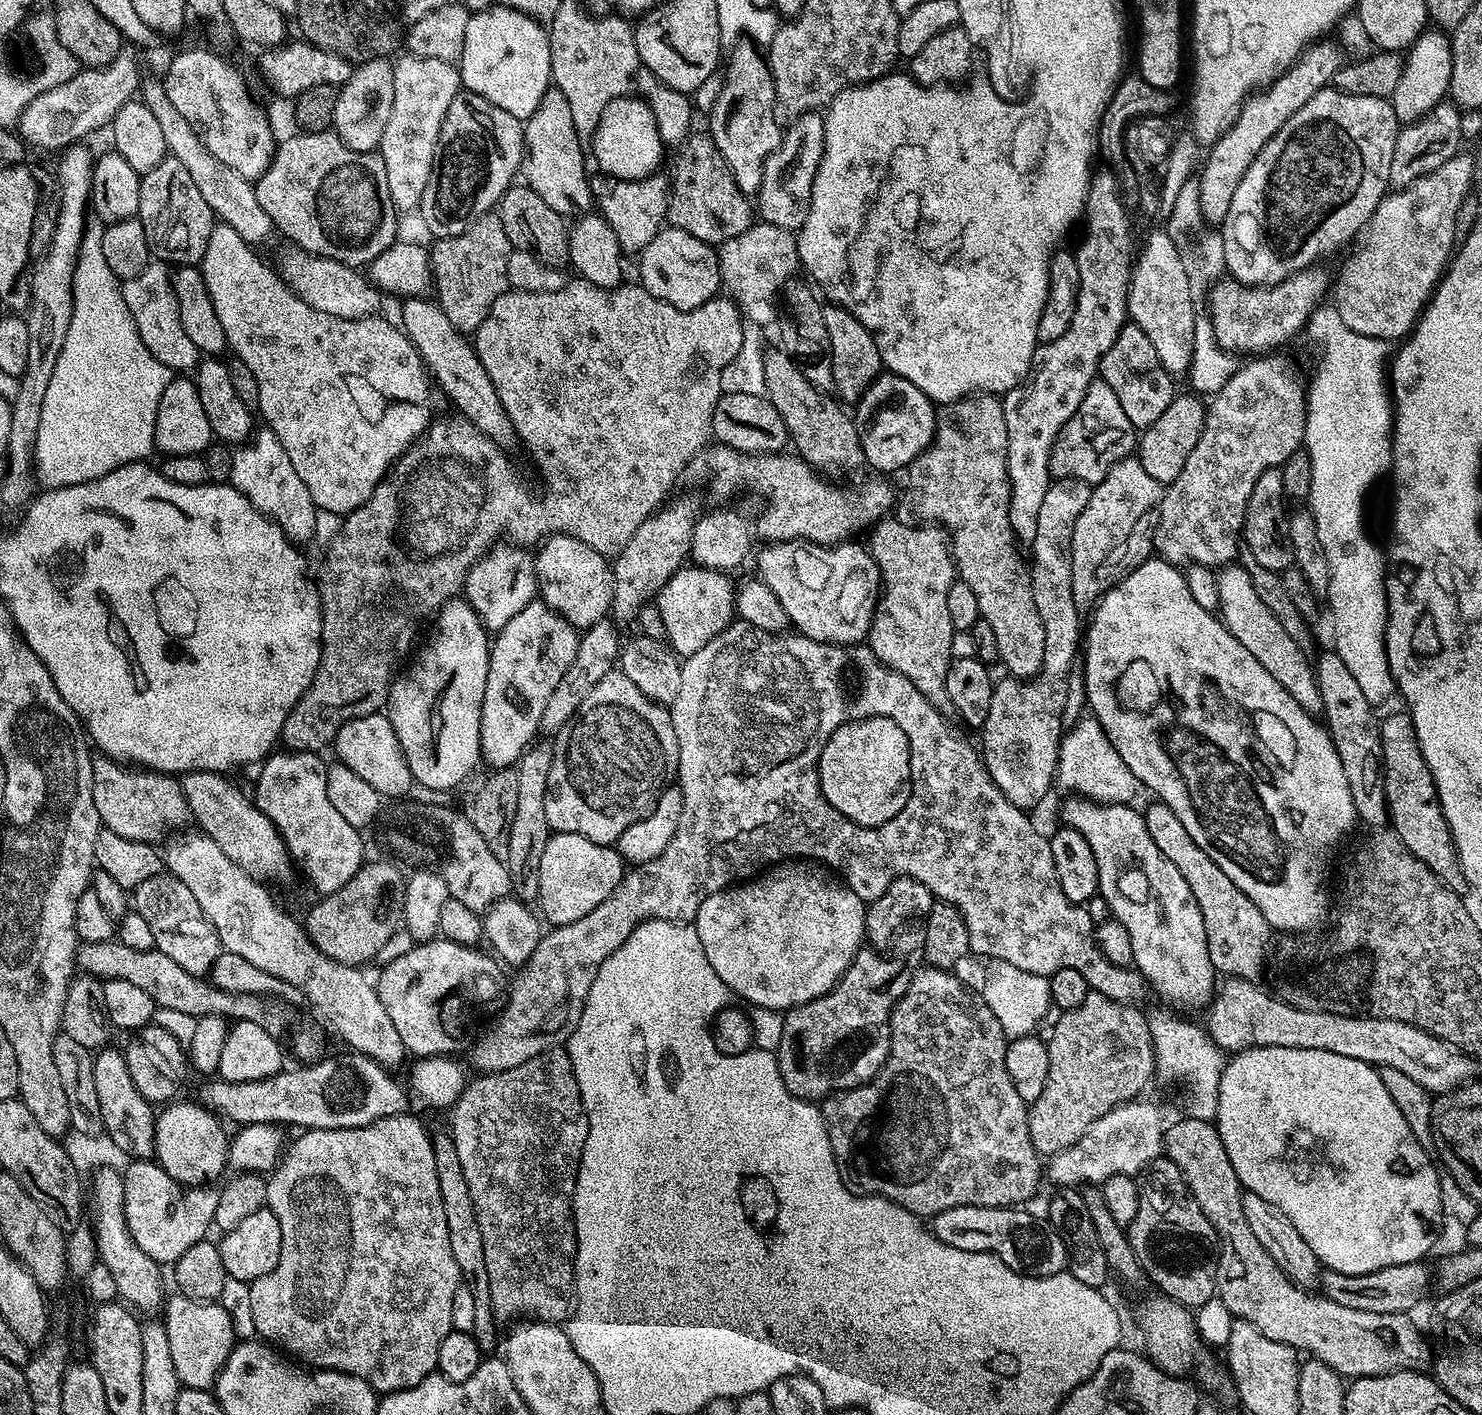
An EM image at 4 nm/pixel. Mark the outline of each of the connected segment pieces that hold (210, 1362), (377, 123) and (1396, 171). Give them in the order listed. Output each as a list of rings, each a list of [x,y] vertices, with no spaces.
[[[179,1294],[167,1297],[163,1305],[162,1323],[170,1338],[170,1355],[174,1358],[174,1370],[185,1388],[211,1389],[216,1375],[228,1360],[238,1343],[232,1316],[220,1302],[201,1302]]]
[[[371,60],[353,67],[352,77],[339,85],[338,106],[334,106],[332,128],[337,136],[350,146],[350,150],[376,152],[382,142],[382,133],[386,122],[390,122],[390,106],[394,106],[394,70],[393,61]]]
[[[1442,102],[1434,110],[1418,118],[1413,124],[1403,125],[1396,133],[1394,142],[1394,159],[1390,162],[1389,189],[1408,188],[1418,178],[1438,170],[1442,162],[1454,158],[1461,151],[1460,134],[1461,109],[1451,102]]]

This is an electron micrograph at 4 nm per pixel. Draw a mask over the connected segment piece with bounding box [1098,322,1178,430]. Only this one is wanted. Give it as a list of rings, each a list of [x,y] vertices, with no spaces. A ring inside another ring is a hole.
[[[1131,322],[1125,323],[1118,338],[1114,338],[1114,346],[1110,346],[1110,350],[1106,350],[1100,359],[1098,376],[1108,383],[1110,390],[1114,390],[1126,418],[1130,418],[1133,428],[1137,430],[1151,426],[1178,394],[1178,388],[1172,385],[1175,384],[1174,378],[1166,366],[1162,366],[1162,358],[1158,358],[1150,338],[1146,338],[1137,324]]]

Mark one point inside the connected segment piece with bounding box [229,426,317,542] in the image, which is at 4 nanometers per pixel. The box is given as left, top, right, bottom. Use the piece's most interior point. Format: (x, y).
(261, 470)

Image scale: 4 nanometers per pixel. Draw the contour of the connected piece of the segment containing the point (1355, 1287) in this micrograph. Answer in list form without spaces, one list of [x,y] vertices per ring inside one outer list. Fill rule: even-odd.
[[[1427,1263],[1386,1266],[1370,1274],[1342,1274],[1338,1270],[1324,1270],[1319,1273],[1318,1288],[1328,1300],[1338,1302],[1338,1306],[1350,1306],[1350,1310],[1370,1310],[1370,1314],[1405,1314],[1420,1304],[1420,1299],[1428,1292]]]

